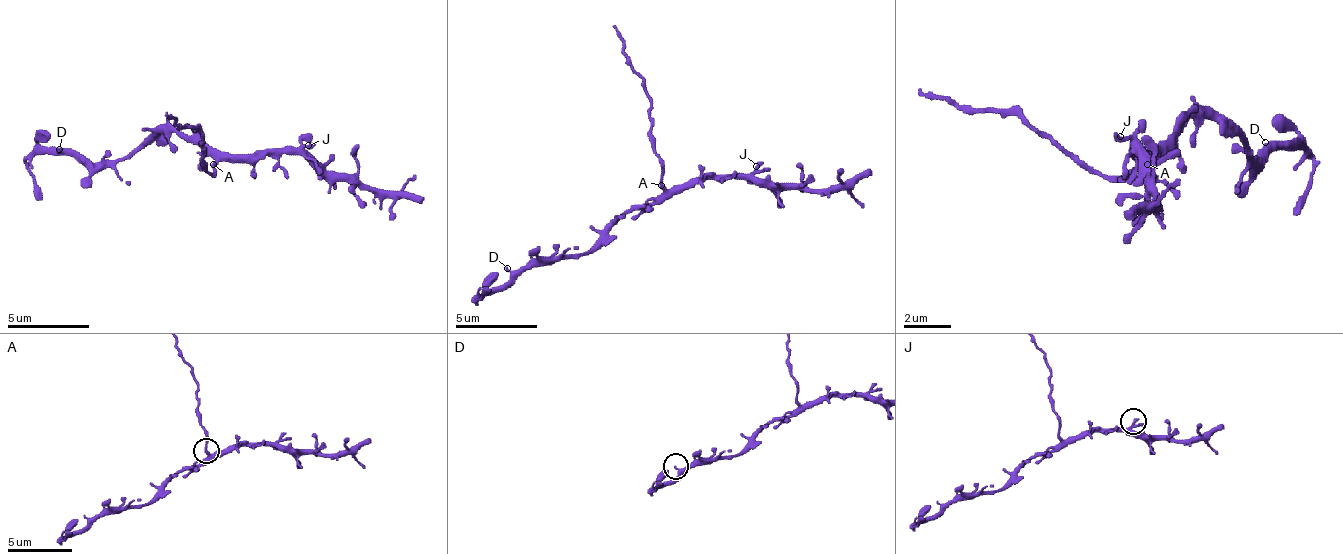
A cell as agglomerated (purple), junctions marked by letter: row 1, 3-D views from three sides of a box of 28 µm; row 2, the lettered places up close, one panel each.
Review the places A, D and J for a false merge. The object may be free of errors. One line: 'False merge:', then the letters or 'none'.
False merge: A

